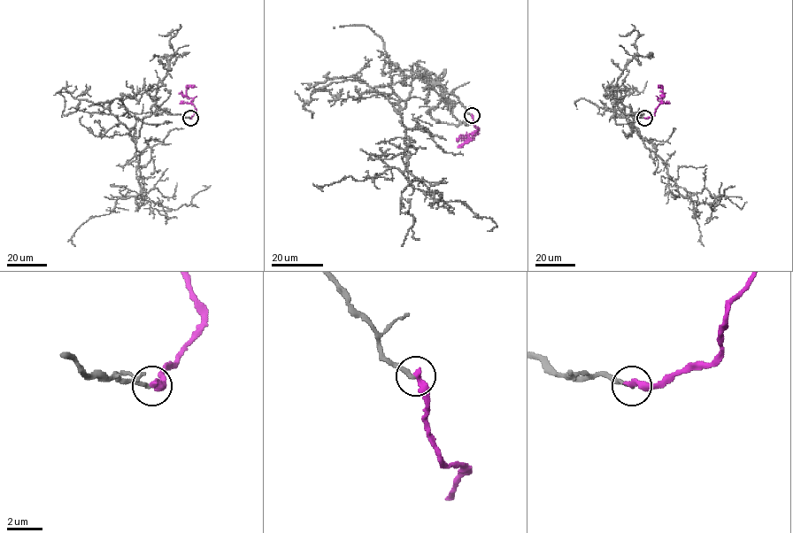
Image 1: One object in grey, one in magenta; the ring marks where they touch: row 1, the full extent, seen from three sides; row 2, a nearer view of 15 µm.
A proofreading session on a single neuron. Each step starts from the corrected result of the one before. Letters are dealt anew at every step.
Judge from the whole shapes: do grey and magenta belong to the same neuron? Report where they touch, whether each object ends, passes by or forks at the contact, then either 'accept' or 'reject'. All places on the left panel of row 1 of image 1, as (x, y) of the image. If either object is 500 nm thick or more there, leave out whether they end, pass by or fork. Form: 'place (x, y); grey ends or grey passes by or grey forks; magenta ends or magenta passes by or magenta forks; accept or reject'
place (190, 118); grey ends; magenta ends; reject

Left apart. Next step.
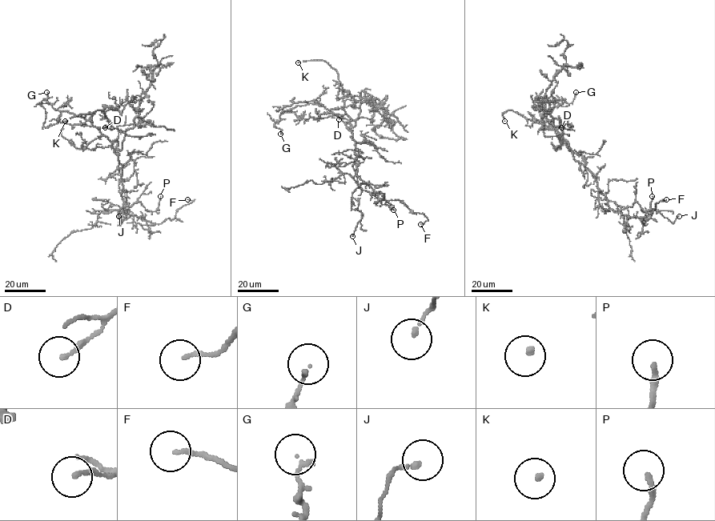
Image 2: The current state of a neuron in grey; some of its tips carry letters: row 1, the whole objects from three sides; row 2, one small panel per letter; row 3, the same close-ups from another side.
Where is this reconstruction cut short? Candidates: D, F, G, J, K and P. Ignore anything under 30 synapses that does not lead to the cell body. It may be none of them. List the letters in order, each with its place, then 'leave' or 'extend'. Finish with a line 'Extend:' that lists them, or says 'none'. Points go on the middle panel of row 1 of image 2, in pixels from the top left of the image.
D: place (339, 119); leave
F: place (420, 224); leave
G: place (280, 134); leave
J: place (352, 236); leave
K: place (298, 62); extend
P: place (393, 210); leave
Extend: K

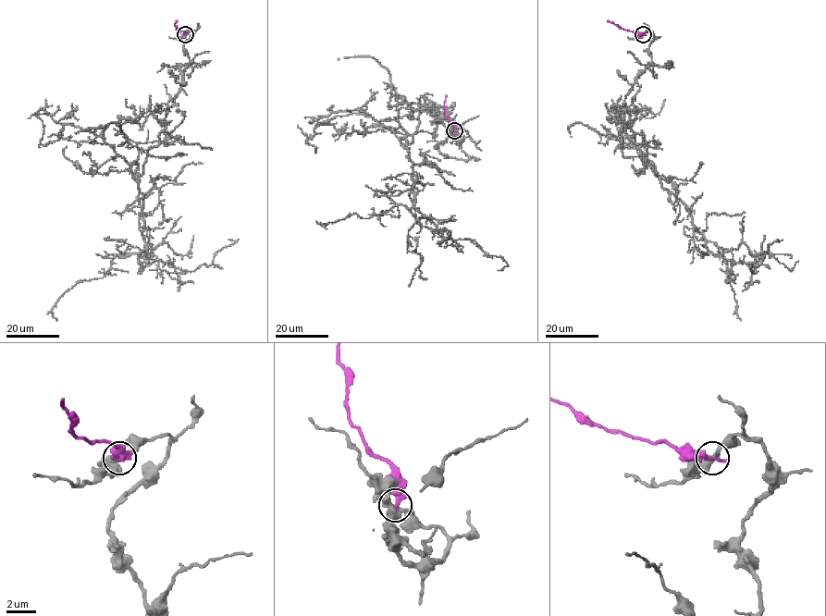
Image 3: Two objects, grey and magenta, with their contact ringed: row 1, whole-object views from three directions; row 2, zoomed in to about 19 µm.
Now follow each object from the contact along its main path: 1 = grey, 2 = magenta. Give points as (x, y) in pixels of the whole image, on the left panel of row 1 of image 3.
1: (185, 34), (190, 63), (135, 176), (144, 253), (129, 246), (79, 280), (56, 321)
2: (185, 34), (176, 30), (177, 20)

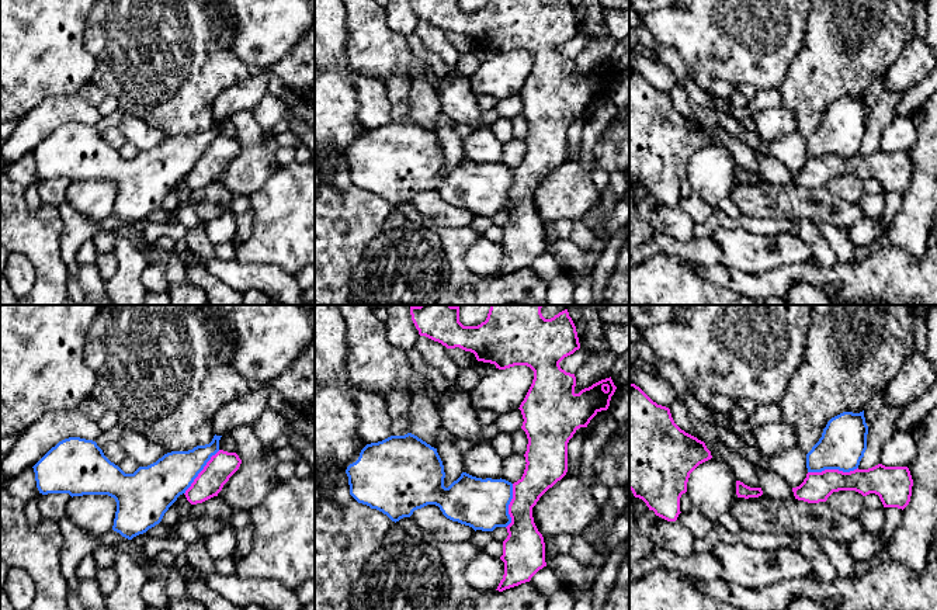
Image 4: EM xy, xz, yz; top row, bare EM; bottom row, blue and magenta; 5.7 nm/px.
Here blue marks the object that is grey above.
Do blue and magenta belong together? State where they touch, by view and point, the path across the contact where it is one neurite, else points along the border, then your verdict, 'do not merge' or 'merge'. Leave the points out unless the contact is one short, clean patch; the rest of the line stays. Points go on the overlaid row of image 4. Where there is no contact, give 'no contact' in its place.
meets blue in yz at (832, 468); do not merge

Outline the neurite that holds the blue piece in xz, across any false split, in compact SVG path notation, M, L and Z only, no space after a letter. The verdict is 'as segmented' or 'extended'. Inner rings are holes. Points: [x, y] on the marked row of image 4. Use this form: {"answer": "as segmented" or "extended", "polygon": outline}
{"answer": "as segmented", "polygon": "M412 433L367 444L346 474L350 495L395 523L427 505L438 506L447 519L475 531L493 531L511 523L511 482L462 472L445 488L437 448Z"}

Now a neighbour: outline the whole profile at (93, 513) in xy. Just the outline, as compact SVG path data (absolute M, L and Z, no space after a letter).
M108 495L73 496L66 517L100 541L114 526L117 502Z

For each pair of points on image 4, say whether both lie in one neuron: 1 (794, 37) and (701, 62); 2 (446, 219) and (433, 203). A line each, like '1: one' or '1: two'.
1: one
2: one

